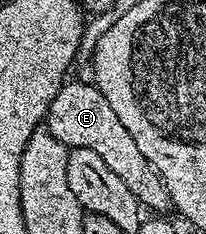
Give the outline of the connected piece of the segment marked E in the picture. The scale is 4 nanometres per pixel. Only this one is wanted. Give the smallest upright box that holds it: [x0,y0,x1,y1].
[45,82,172,213]

